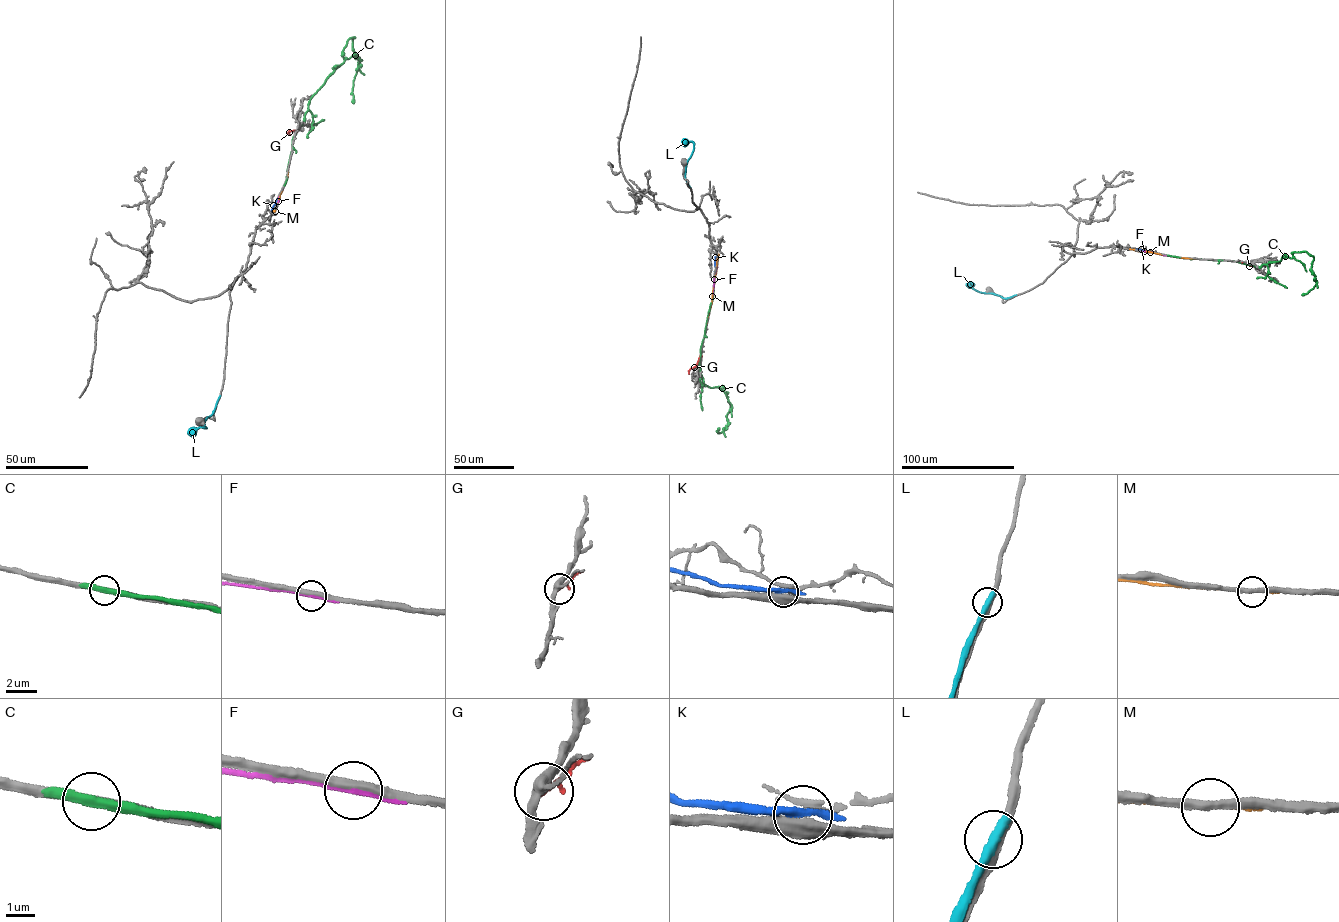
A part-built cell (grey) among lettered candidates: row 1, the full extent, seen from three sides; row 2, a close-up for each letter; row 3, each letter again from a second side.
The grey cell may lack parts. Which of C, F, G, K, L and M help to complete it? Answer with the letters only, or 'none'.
G

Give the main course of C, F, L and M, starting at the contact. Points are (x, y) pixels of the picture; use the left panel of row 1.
C: (284, 185), (293, 138), (311, 98), (343, 62), (342, 52), (354, 37), (353, 52), (359, 62), (353, 103)
F: (284, 185), (278, 202)
L: (219, 397), (213, 413), (205, 421), (206, 428), (193, 428), (188, 434)
M: (289, 162), (287, 177), (275, 211)

